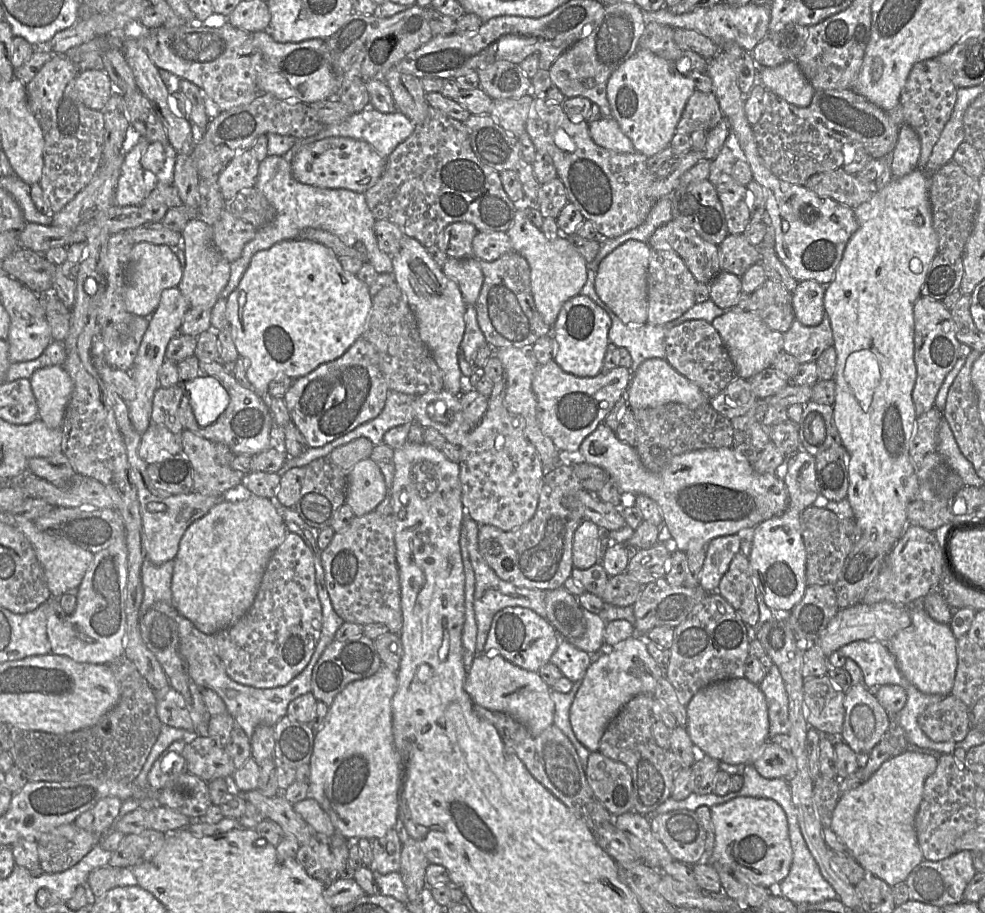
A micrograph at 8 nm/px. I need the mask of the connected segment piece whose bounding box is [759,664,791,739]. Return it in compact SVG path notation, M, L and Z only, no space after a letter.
M775 664L769 668L759 687L767 700L770 727L769 739L777 734L788 734L791 727L789 697L783 678Z

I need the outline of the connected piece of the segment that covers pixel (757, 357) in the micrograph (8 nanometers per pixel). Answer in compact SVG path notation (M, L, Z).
M729 309L716 317L711 324L723 341L737 376L743 379L749 379L771 367L774 358L782 351L783 333L772 330L758 315L748 310Z

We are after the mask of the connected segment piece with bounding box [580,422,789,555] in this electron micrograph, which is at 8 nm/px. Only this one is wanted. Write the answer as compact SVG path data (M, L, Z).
M602 422L581 444L580 452L588 464L604 469L618 485L623 495L643 494L654 500L665 524L675 541L675 547L686 553L696 553L720 536L751 532L759 523L782 514L789 505L788 491L781 472L757 473L753 465L736 454L734 447L703 449L674 456L660 472L649 471L642 464L635 447L620 441L616 433Z

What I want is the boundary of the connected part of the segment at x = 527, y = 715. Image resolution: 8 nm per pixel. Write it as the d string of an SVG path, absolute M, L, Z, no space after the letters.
M479 654L467 673L464 689L474 704L510 715L534 736L554 724L555 704L551 699L551 687L537 672L514 665L500 654Z

